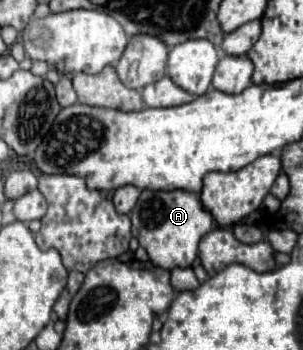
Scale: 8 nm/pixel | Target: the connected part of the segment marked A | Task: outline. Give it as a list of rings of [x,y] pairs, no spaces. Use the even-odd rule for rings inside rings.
[[[143,190],[133,212],[131,212],[131,232],[139,244],[147,250],[149,260],[165,270],[189,268],[197,258],[197,248],[201,238],[213,228],[213,216],[203,210],[199,198],[185,190],[171,192],[151,192]]]

